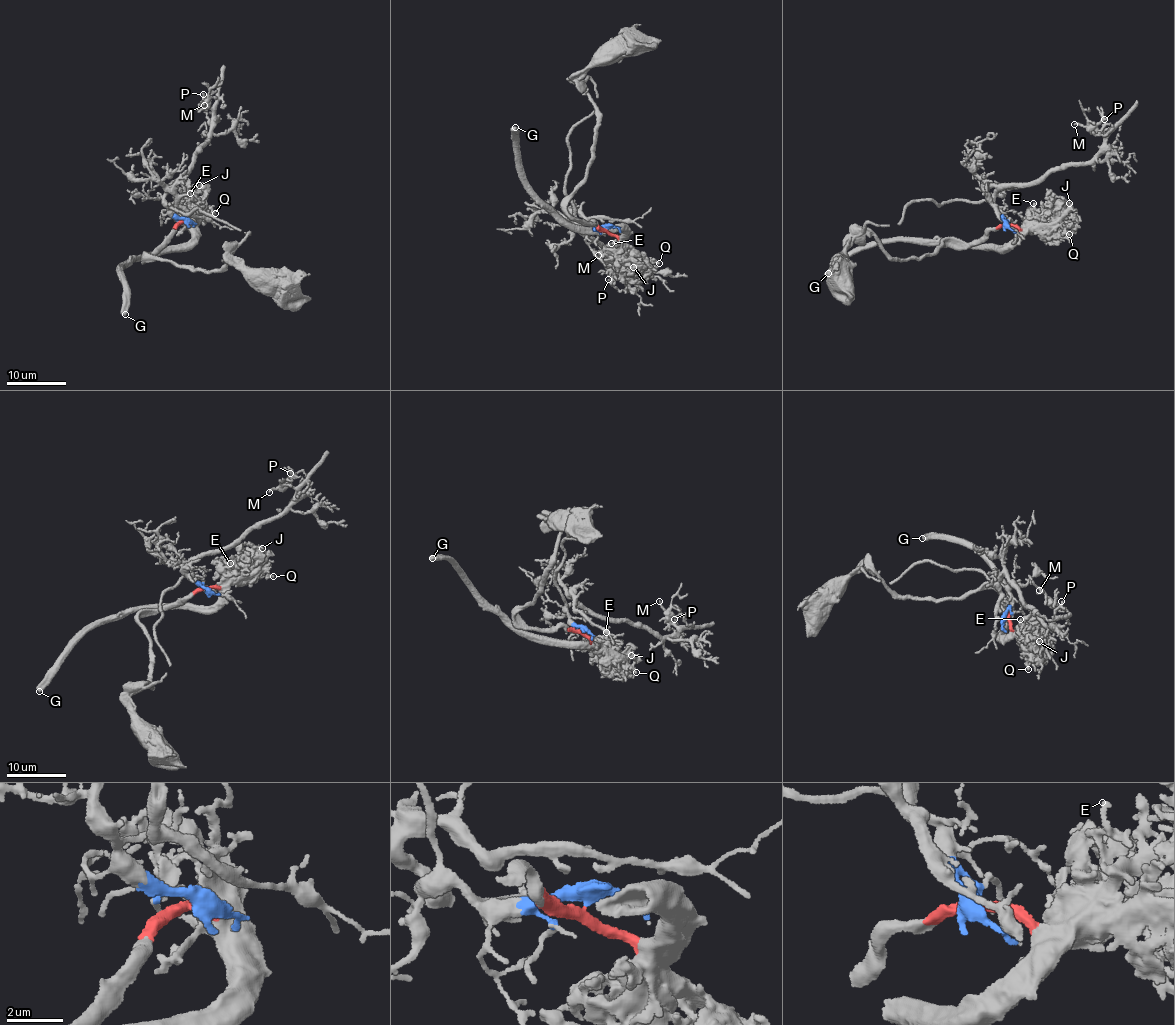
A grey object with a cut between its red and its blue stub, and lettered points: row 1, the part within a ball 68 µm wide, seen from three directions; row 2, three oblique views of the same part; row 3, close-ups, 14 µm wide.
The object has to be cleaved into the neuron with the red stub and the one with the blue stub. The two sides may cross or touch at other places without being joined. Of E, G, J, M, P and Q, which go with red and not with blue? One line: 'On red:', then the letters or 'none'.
On red: E, G, J, Q

